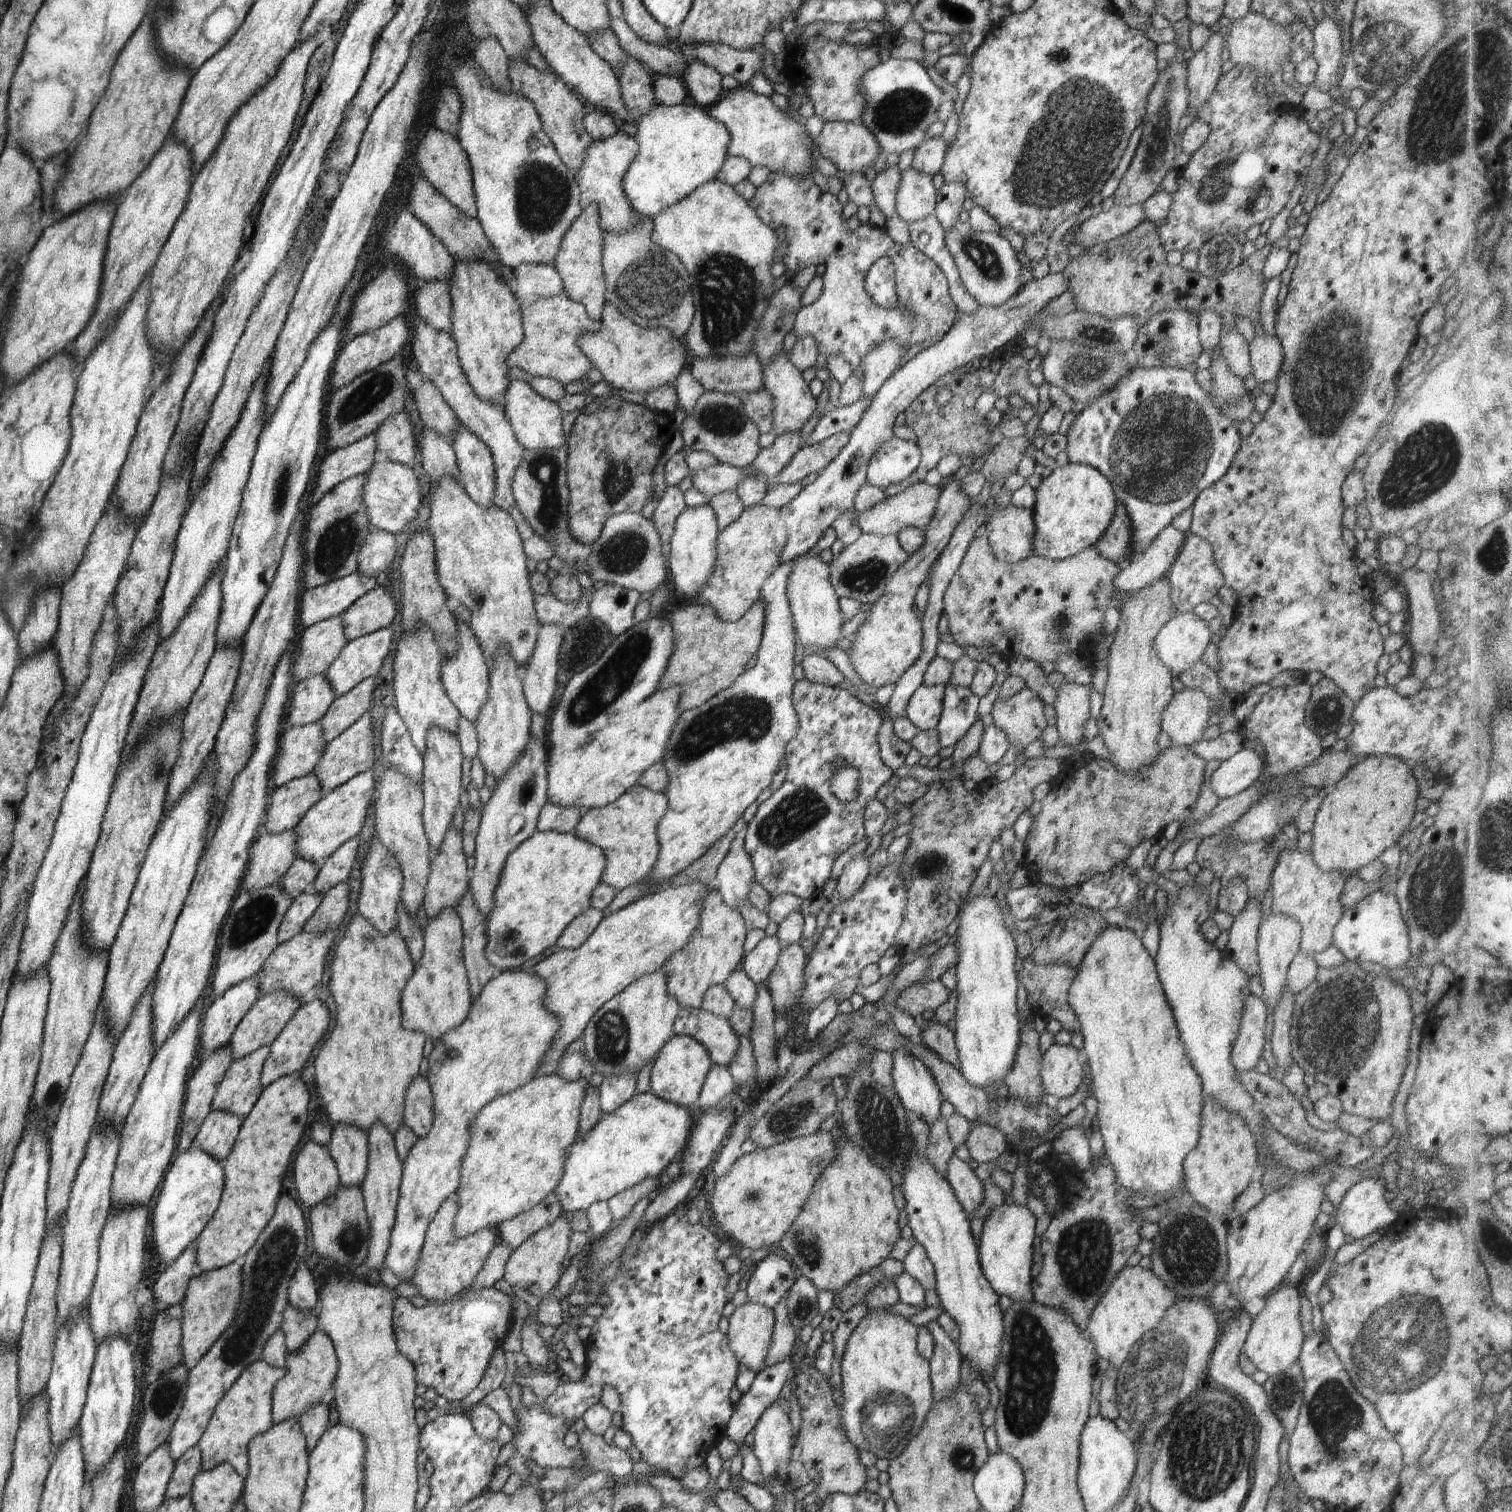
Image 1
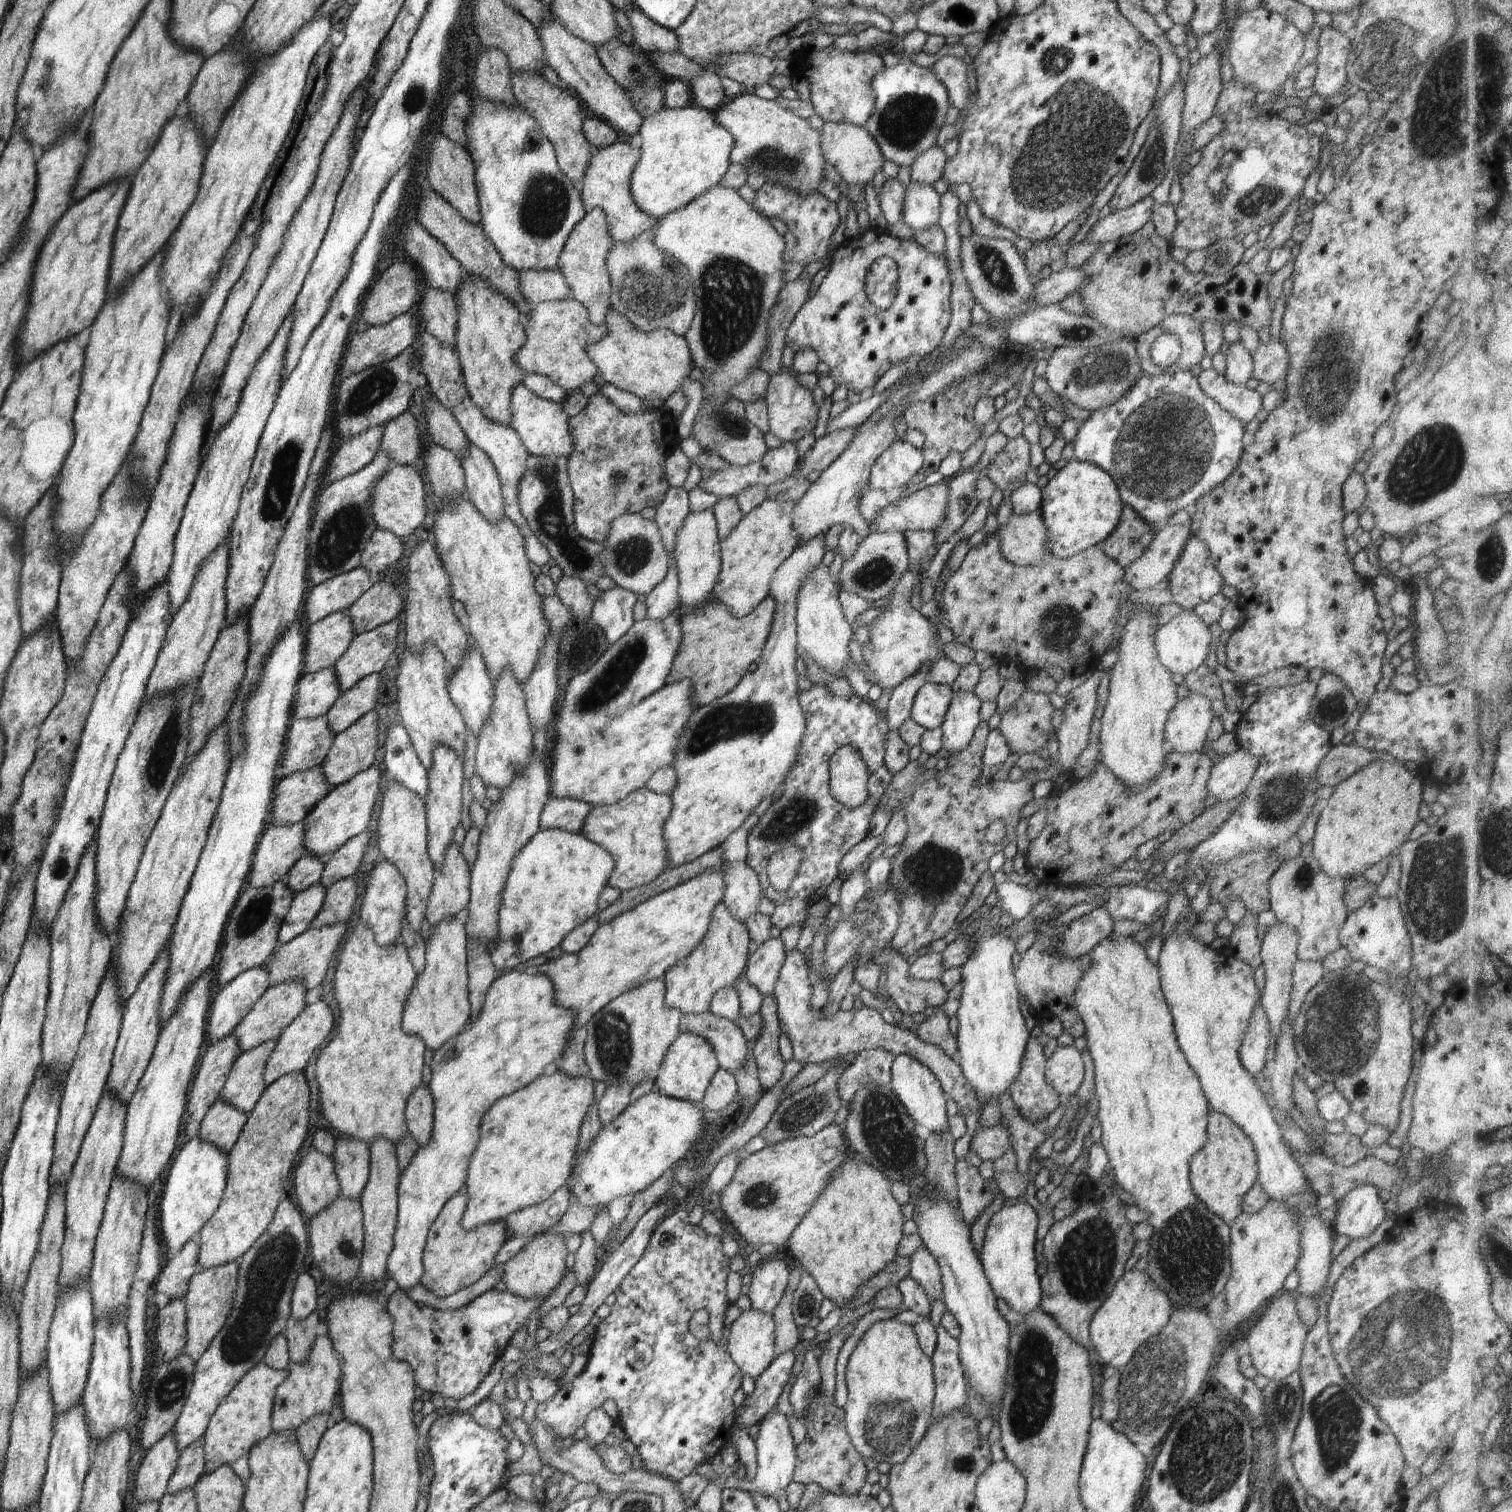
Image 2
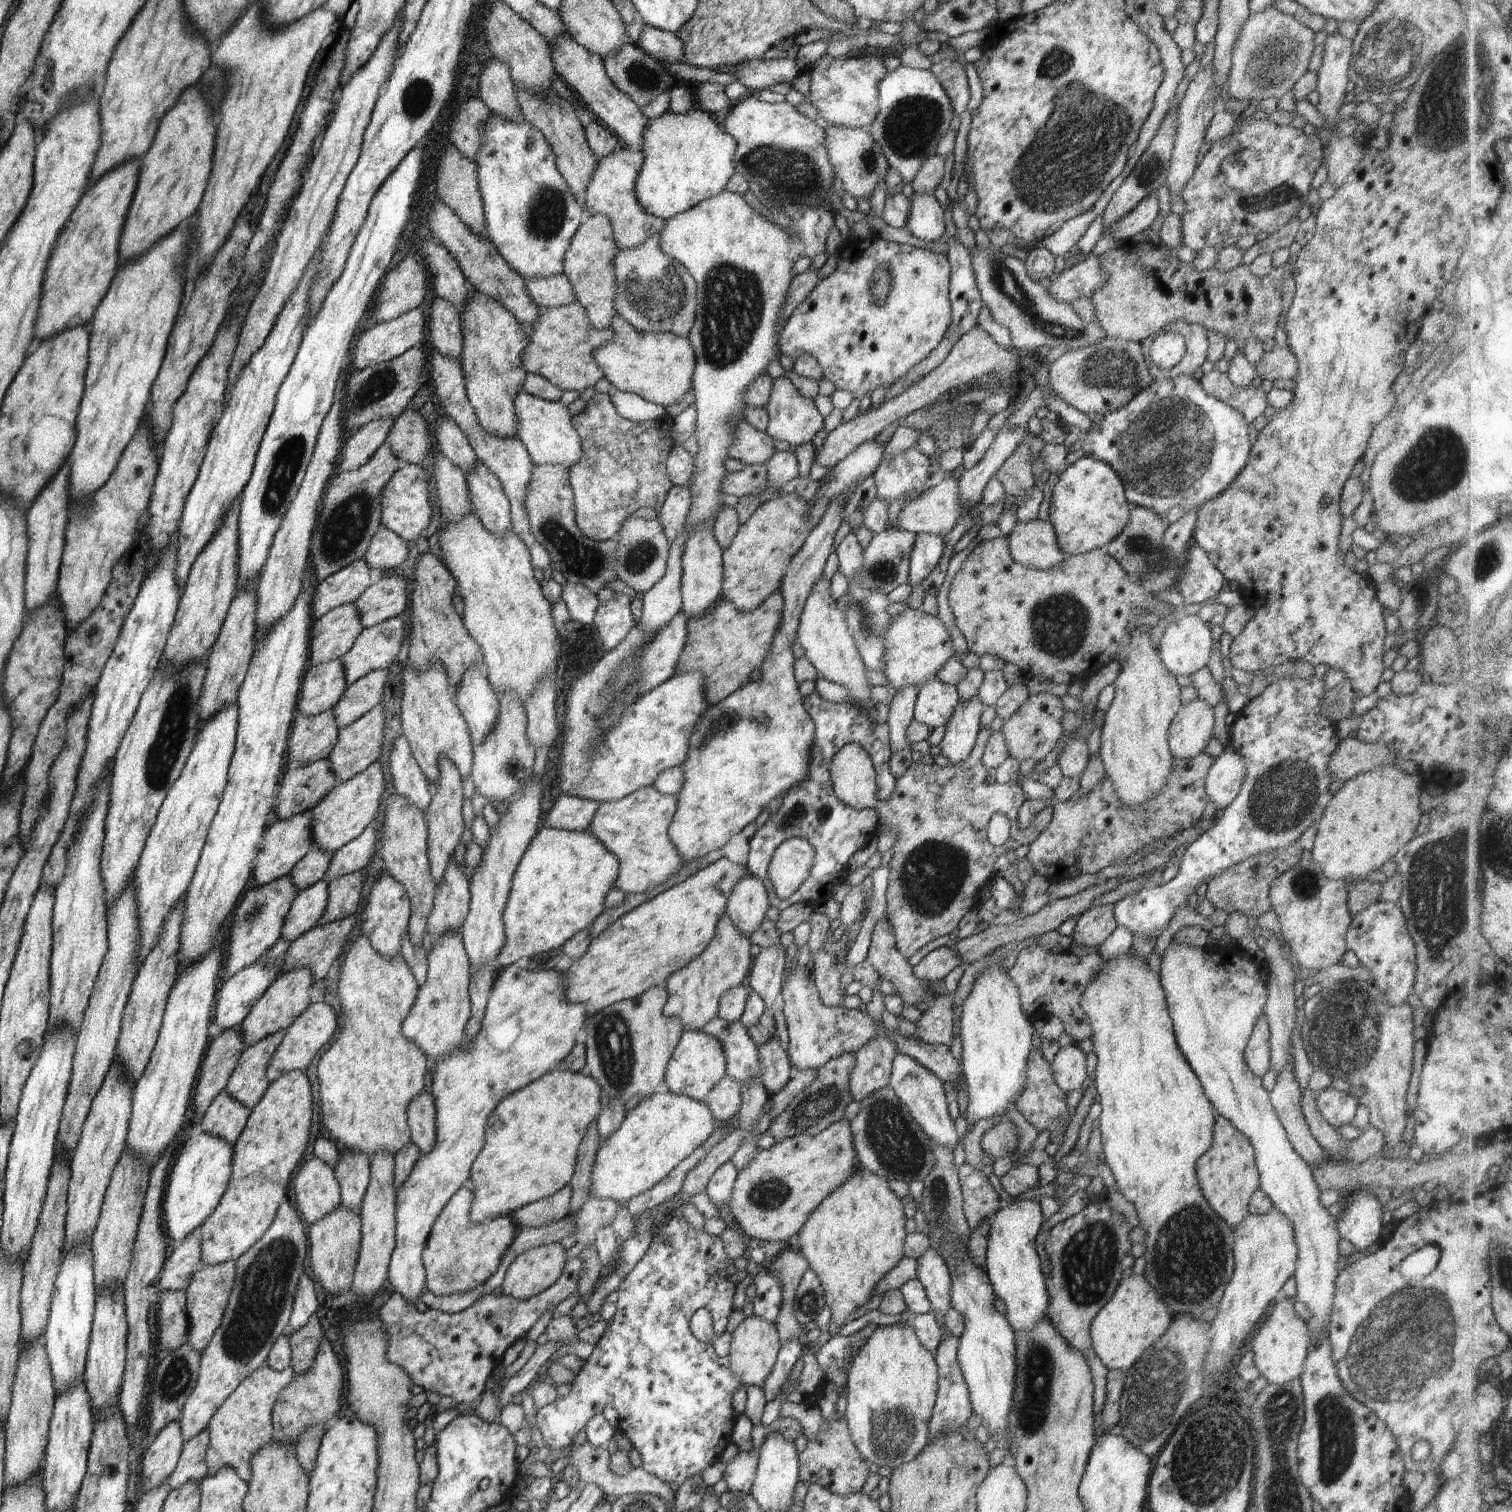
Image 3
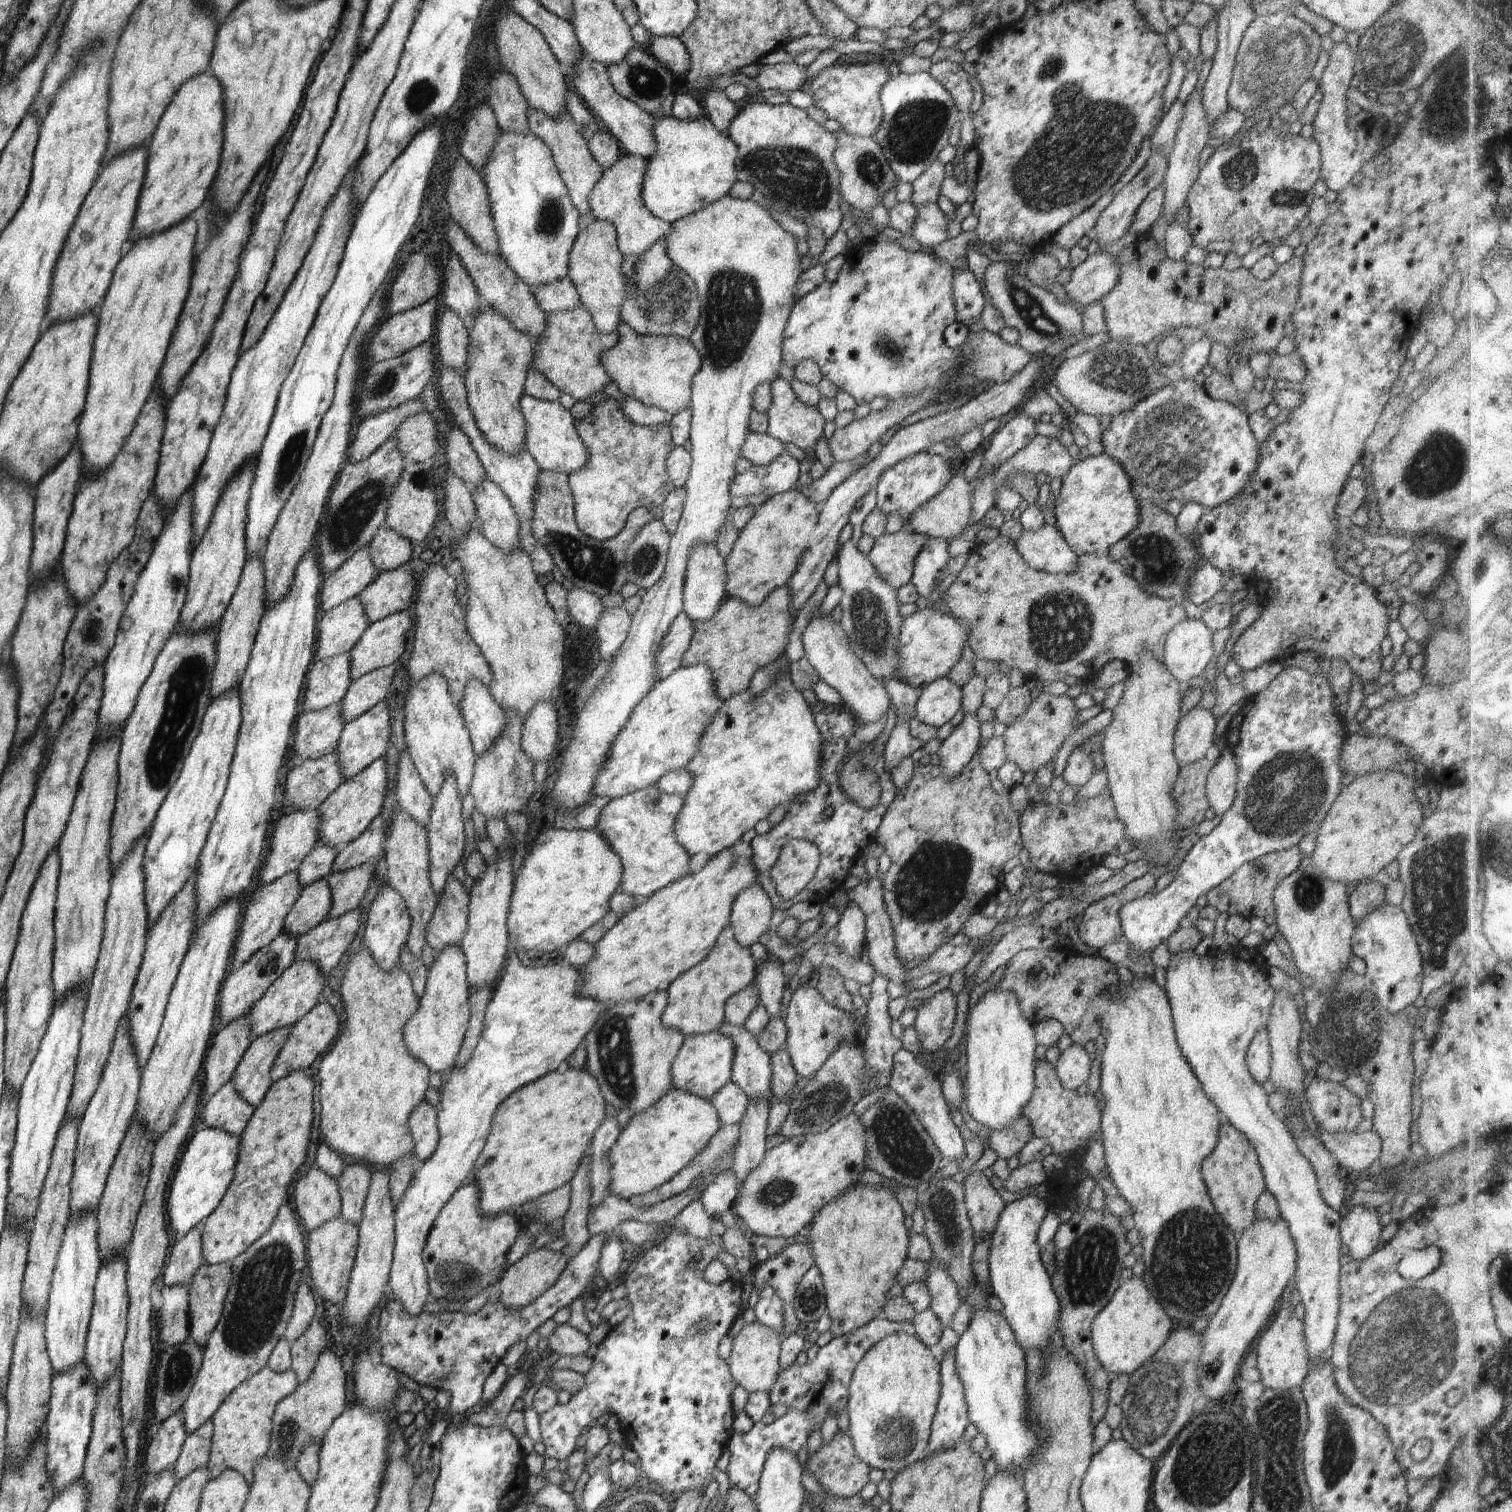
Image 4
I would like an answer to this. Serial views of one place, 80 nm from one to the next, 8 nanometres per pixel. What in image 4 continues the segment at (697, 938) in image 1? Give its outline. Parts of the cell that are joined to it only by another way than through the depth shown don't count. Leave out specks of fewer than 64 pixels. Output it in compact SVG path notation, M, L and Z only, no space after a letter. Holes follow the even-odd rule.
M726 925L708 956L668 985L668 1006L663 1012L663 1025L678 1029L685 1037L717 1030L717 1026L725 1020L725 1002L752 984L755 974L756 962L750 948L742 946L736 940L731 925Z

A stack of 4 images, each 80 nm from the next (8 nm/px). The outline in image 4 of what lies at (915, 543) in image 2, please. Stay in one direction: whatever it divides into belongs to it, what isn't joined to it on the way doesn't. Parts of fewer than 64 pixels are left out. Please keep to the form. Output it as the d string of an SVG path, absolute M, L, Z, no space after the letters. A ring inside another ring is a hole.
M928 537L913 562L911 582L919 596L927 598L936 584L936 576L949 559L948 543L944 539Z

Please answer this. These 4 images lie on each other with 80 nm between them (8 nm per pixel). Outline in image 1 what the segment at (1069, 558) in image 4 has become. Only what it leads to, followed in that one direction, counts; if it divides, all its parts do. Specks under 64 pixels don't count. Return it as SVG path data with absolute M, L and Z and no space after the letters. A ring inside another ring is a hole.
M1016 506L994 508L986 525L993 554L1001 562L1018 563L1034 556L1032 540L1036 538L1033 510Z

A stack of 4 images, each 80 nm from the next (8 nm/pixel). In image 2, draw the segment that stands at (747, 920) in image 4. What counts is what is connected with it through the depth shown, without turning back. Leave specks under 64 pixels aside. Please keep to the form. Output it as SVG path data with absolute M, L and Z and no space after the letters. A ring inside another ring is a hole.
M746 861L725 862L724 884L726 892L722 903L732 918L745 924L746 918L759 913L762 886L756 872L750 869Z

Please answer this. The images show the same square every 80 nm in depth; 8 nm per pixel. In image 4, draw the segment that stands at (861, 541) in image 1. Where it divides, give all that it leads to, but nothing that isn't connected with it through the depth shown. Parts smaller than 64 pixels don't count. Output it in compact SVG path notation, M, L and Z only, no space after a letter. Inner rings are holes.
M909 531L885 532L875 538L872 550L867 554L868 560L876 569L876 574L879 574L879 577L896 591L900 586L904 586L911 581L913 562L927 538L926 535Z

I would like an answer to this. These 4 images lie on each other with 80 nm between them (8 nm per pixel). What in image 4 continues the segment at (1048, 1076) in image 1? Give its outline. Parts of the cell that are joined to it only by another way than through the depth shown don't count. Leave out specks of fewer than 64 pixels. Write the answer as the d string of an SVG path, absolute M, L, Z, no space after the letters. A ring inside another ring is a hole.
M1074 1043L1063 1052L1055 1064L1055 1072L1066 1090L1082 1091L1090 1076L1091 1060L1083 1046Z

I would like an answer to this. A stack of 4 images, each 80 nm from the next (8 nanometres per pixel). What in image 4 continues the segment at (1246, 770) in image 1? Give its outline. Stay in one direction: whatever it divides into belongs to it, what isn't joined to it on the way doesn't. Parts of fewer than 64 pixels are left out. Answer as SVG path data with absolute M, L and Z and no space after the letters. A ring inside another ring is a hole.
M1228 746L1221 752L1217 763L1207 774L1205 793L1209 806L1221 817L1234 802L1237 793L1239 766Z

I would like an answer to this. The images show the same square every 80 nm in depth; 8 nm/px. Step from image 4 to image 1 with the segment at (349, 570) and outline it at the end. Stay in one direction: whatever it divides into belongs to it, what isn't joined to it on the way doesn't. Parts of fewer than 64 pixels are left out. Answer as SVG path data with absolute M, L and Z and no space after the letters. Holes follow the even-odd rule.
M360 573L307 589L300 600L300 624L304 628L340 616L368 591L376 588L376 578Z

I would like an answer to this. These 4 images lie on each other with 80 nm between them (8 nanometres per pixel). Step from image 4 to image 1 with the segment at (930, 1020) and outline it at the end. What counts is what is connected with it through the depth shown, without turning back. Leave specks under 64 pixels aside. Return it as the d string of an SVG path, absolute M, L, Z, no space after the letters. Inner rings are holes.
M929 1021L927 1027L921 1031L920 1036L922 1036L924 1045L928 1046L929 1050L940 1054L940 1058L950 1062L954 1068L960 1069L955 1033L950 1031L947 1024Z

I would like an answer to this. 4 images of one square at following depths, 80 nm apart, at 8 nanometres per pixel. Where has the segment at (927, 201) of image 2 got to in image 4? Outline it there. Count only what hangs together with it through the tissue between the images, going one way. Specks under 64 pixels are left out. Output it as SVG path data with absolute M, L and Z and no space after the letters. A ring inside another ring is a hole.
M936 203L918 205L917 210L916 220L912 225L913 237L925 250L942 244L948 238L945 214Z

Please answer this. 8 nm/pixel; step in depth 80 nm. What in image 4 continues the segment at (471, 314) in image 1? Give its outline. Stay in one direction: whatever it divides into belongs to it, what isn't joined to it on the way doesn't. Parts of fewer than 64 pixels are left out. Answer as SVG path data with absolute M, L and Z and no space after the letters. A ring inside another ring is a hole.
M488 305L473 316L468 324L468 332L465 389L477 427L492 446L510 454L523 451L526 449L526 421L519 402L534 356L535 341Z

